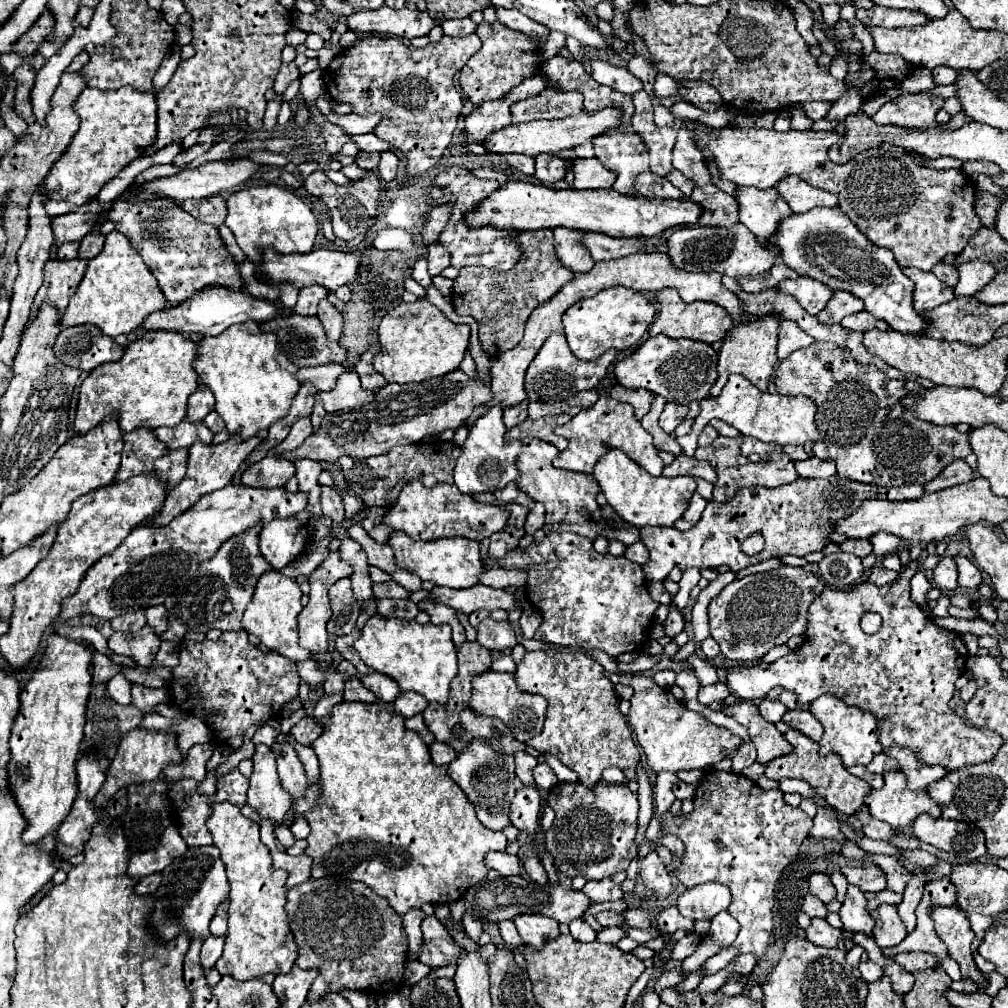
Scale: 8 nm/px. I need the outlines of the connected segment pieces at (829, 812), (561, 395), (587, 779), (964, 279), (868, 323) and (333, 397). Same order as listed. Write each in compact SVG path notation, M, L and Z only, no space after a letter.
M832 807L818 809L818 813L814 817L814 827L810 829L810 835L812 837L828 837L828 839L836 839L838 843L842 843L846 837L844 837L844 833L840 833L836 815L838 813Z
M552 333L546 343L542 345L542 349L538 351L536 359L530 363L528 371L526 371L526 393L530 401L544 401L544 403L552 403L552 401L562 401L572 397L574 393L580 393L584 389L594 389L598 385L598 381L606 375L606 369L614 363L616 351L610 349L606 351L602 357L594 359L594 361L582 361L578 357L572 355L572 351L568 349L566 337L560 333Z
M534 653L528 661L524 657L518 663L514 677L522 691L542 695L548 701L544 729L526 743L528 747L558 757L578 775L578 783L590 789L602 781L606 767L618 767L622 771L638 767L640 751L632 741L626 717L618 711L620 697L594 659L566 653Z
M980 259L960 265L958 271L960 271L960 281L958 281L956 289L954 289L956 299L960 299L960 297L974 297L996 275L994 265L988 263L988 261L980 261Z
M860 311L860 313L854 313L854 315L848 315L840 321L840 325L844 329L850 329L850 331L872 331L872 329L880 329L880 331L886 331L888 325L886 321L880 321L876 319L874 315L870 315L868 311Z
M354 371L342 373L340 381L336 383L336 389L332 389L328 393L320 393L318 391L314 395L314 401L322 403L328 413L336 413L336 411L360 407L360 405L366 405L372 399L374 399L374 393L366 391L360 385L360 379L358 379L358 375Z

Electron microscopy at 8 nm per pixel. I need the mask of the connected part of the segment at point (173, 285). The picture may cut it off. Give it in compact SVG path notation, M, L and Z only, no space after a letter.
M134 181L118 197L118 201L114 201L114 207L108 211L108 221L112 221L116 231L128 237L132 247L136 247L136 251L142 255L144 263L158 279L168 303L178 305L204 285L244 289L244 279L238 271L238 265L214 225L196 221L176 201L168 201L168 197L152 197L152 201L134 203L136 193L142 193L142 185Z

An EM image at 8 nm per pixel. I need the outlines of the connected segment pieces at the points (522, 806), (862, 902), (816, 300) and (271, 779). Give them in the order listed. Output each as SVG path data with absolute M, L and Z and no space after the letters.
M524 785L512 801L510 809L510 821L512 825L528 835L536 835L540 831L540 819L542 819L542 799L536 787Z
M848 885L846 899L842 903L842 909L838 911L846 931L850 931L850 933L872 933L874 919L866 911L866 903L868 903L866 895L856 885Z
M798 277L798 279L784 279L778 285L778 291L792 295L810 315L816 315L824 309L828 299L832 297L832 291L810 277Z
M256 745L252 761L254 771L250 775L248 805L262 819L272 819L276 825L282 825L292 807L292 797L280 787L274 753L266 745Z

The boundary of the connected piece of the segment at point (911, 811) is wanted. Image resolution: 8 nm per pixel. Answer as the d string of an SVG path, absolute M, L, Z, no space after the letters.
M900 771L884 773L884 787L870 791L864 805L874 819L888 823L894 831L908 829L922 813L936 819L940 817L940 807L928 797L928 793L910 791L906 787L906 777Z

